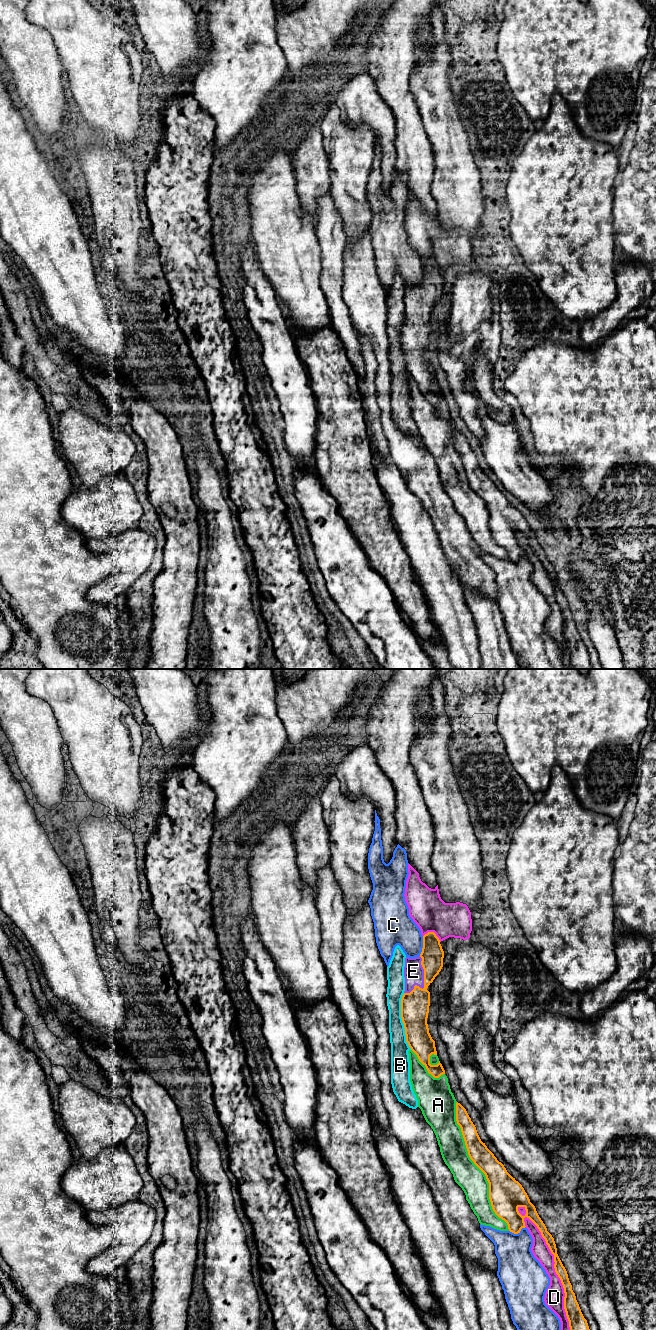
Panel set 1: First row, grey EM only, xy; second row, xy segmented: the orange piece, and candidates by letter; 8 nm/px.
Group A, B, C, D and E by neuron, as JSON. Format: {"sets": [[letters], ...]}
{"sets": [["A"], ["B"], ["C"], ["D"], ["E"]]}

